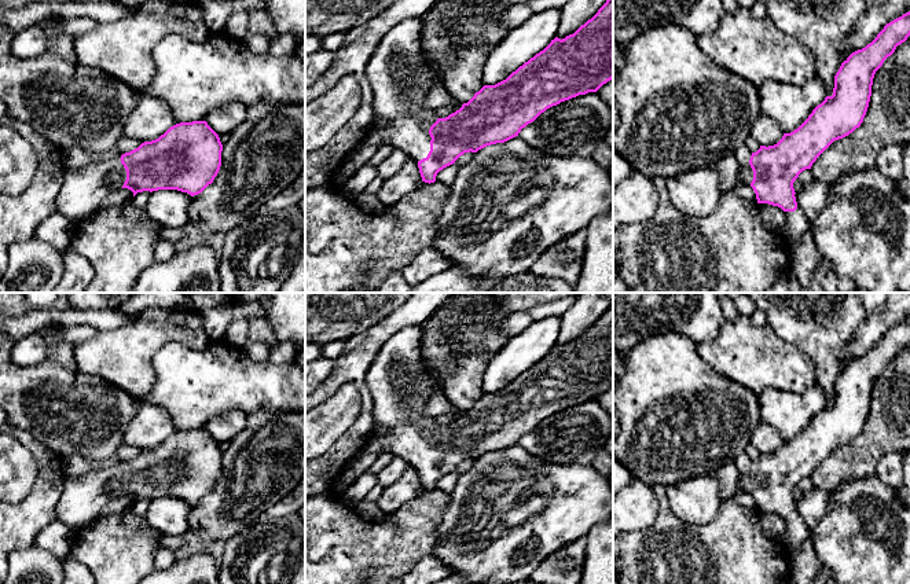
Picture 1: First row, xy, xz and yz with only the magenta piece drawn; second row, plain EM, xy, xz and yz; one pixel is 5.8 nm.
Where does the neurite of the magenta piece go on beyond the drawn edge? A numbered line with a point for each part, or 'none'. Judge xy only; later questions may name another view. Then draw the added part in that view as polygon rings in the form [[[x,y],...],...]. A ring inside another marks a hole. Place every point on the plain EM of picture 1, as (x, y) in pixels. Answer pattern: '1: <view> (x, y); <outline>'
1: xy (83, 498); [[[120,466],[102,467],[80,477],[65,477],[56,519],[78,532],[95,522],[100,511],[122,496],[126,478]]]

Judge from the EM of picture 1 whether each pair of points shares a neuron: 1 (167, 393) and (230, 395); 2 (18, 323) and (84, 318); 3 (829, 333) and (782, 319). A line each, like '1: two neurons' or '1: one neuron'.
1: one neuron
2: one neuron
3: one neuron

